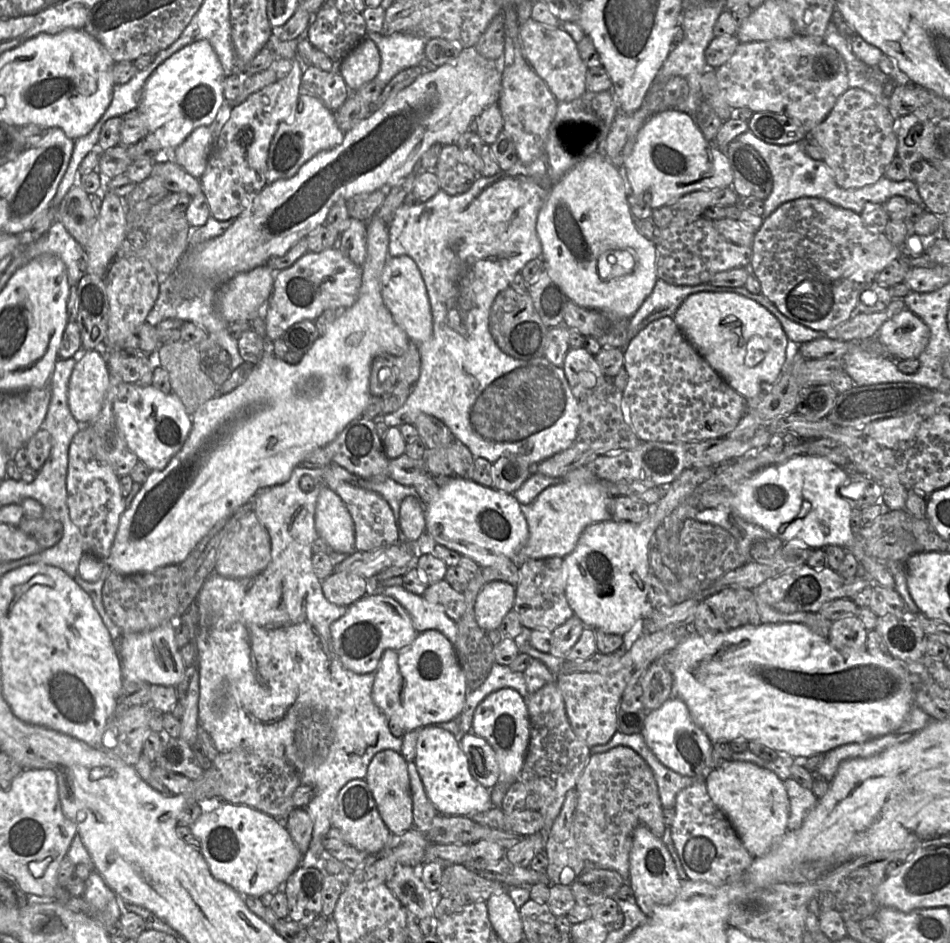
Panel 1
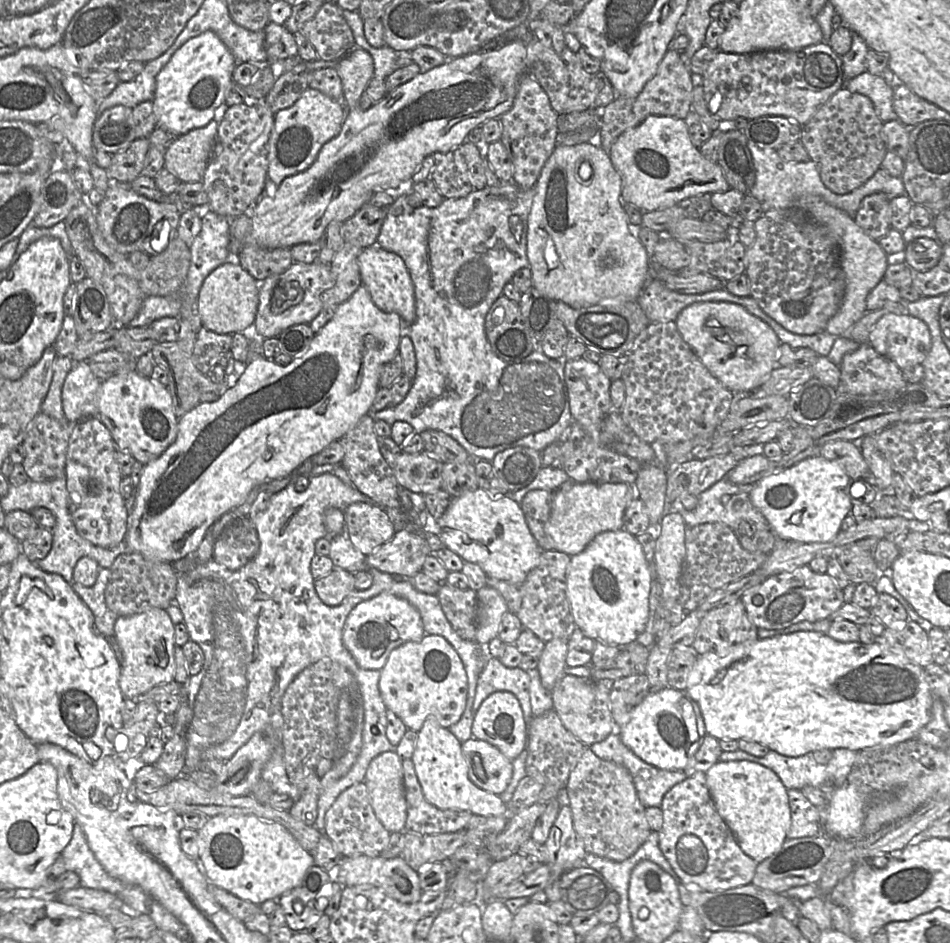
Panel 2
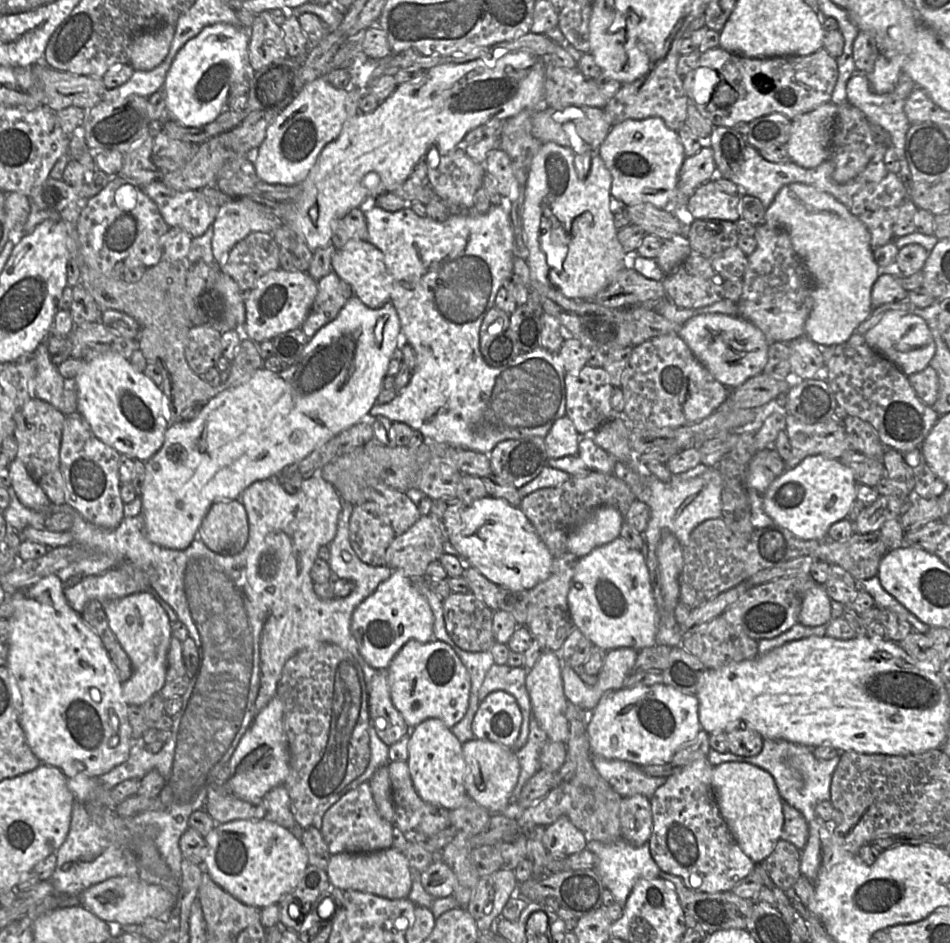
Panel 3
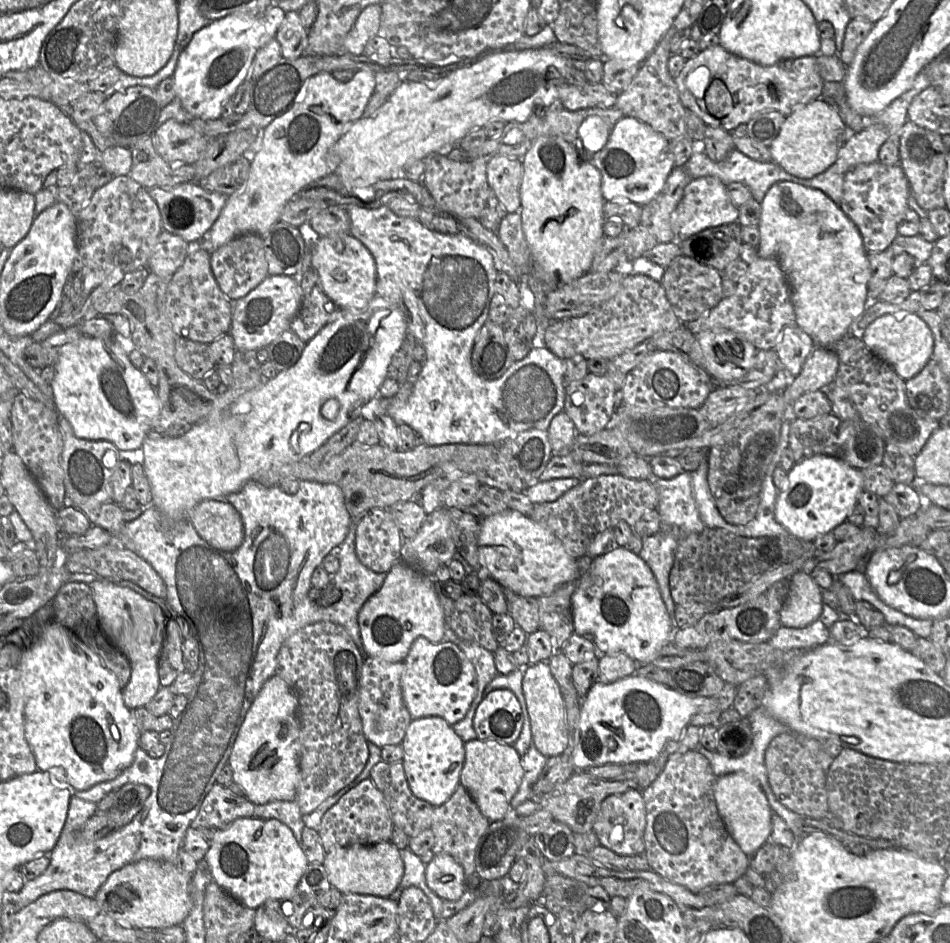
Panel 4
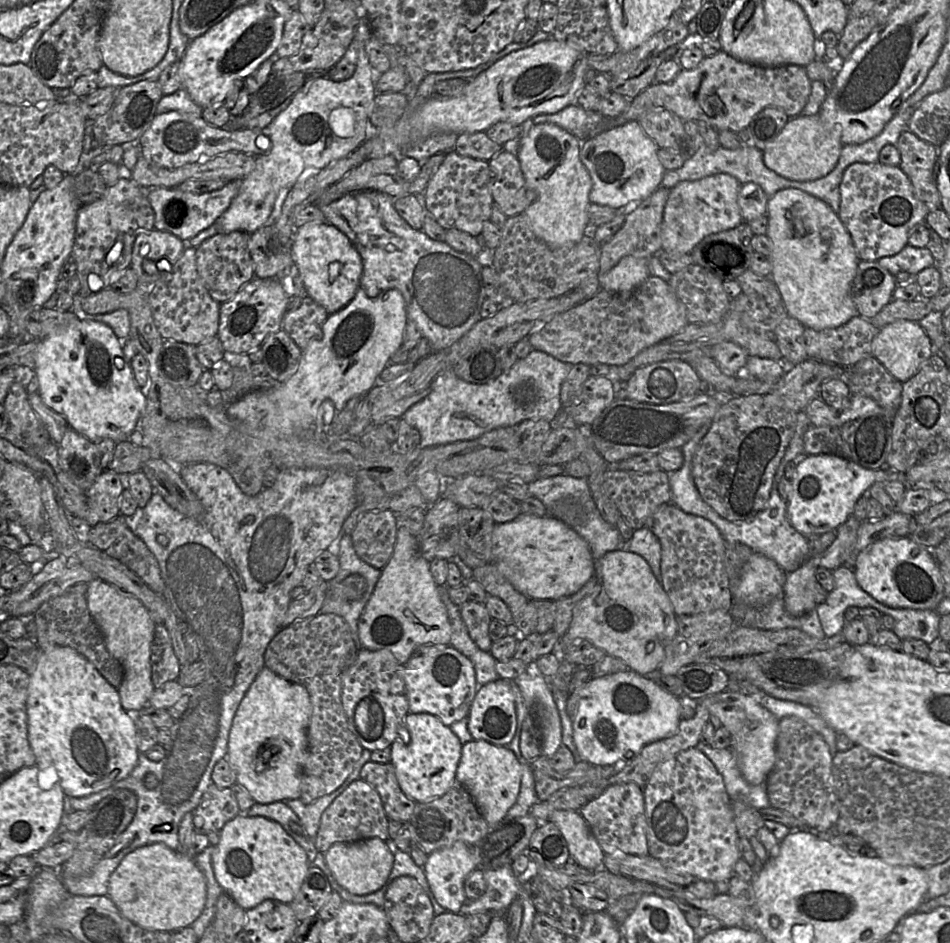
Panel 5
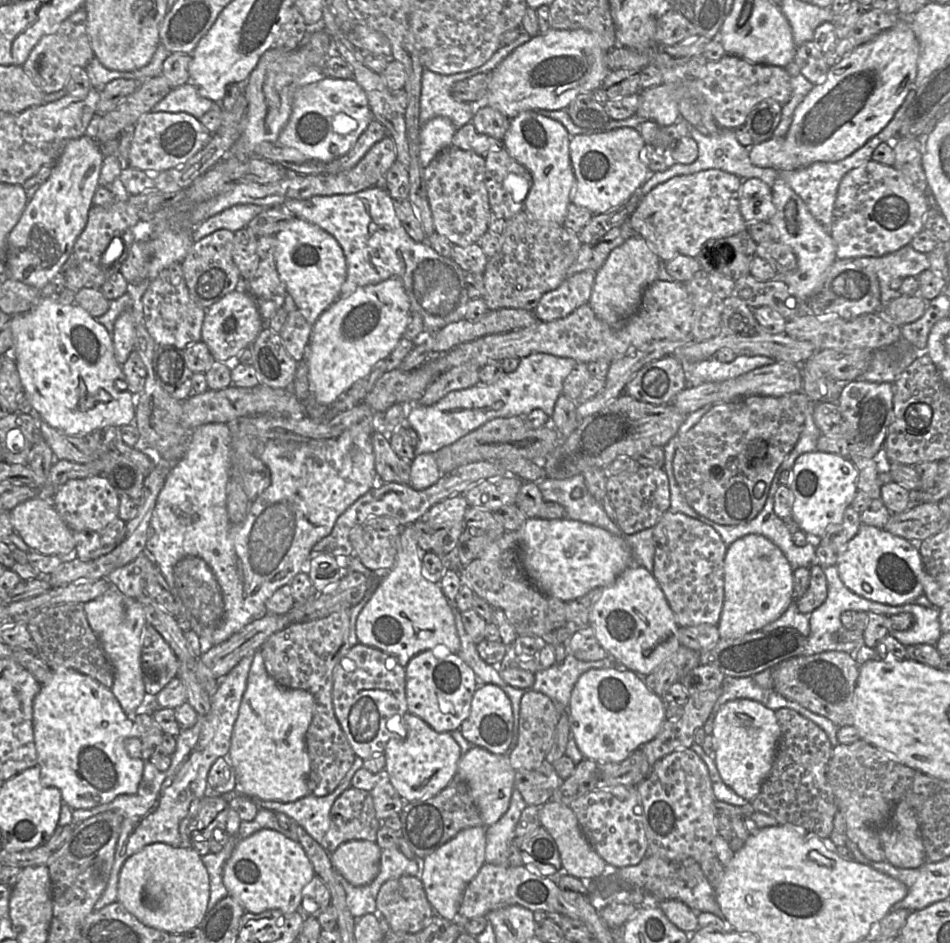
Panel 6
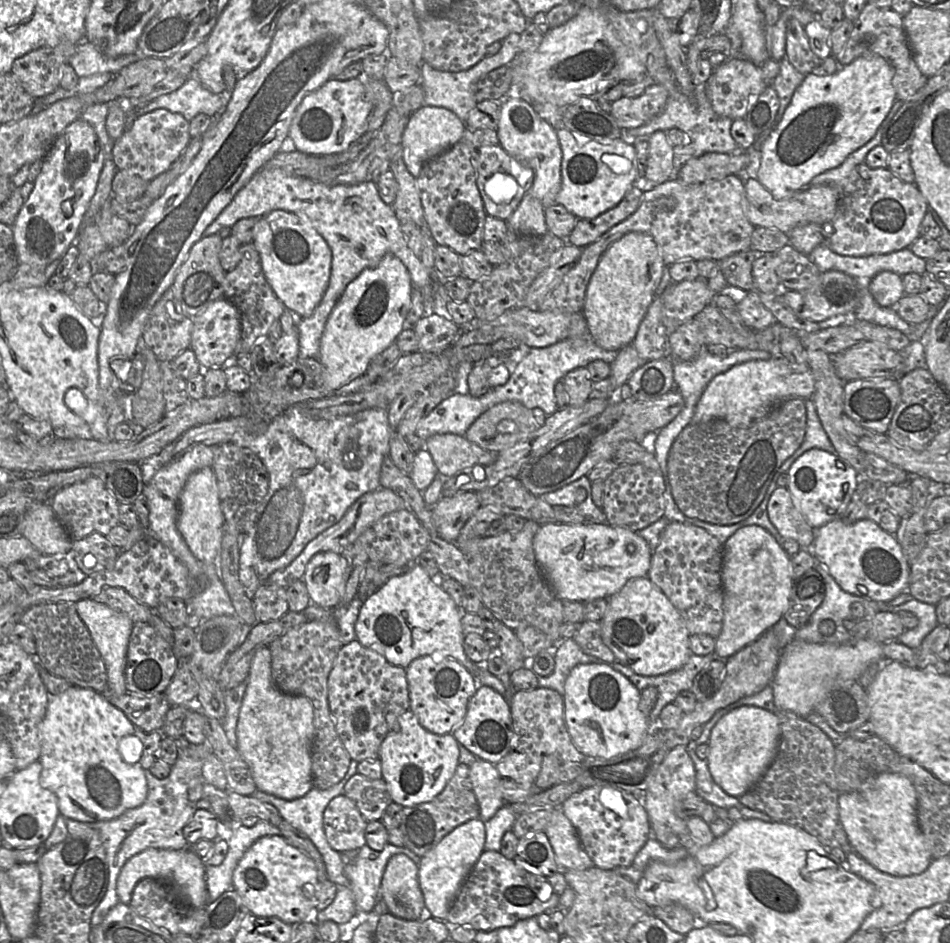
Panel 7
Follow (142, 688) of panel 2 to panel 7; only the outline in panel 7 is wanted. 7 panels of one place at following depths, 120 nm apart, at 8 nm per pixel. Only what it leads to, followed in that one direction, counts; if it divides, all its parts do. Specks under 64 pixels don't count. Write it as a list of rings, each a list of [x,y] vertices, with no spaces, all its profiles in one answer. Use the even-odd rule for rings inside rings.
[[[83,599],[76,603],[77,613],[87,627],[107,670],[108,688],[112,694],[127,694],[125,684],[125,666],[129,639],[134,627],[130,617],[122,612],[115,611],[105,604],[93,599]]]

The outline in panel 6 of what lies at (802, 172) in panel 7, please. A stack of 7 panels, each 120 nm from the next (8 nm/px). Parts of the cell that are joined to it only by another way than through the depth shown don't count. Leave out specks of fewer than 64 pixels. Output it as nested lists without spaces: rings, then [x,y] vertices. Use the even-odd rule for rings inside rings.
[[[908,18],[902,19],[893,28],[855,48],[847,56],[830,67],[825,80],[813,86],[796,108],[791,125],[785,135],[785,151],[794,154],[799,168],[815,162],[837,162],[849,156],[870,138],[878,134],[894,117],[917,75],[919,44]],[[777,180],[772,186],[772,193],[775,214],[769,222],[778,230],[779,241],[792,247],[798,257],[795,270],[777,273],[773,280],[786,283],[797,303],[806,302],[821,290],[828,269],[837,260],[836,246],[830,233],[812,216],[800,196],[787,183]]]

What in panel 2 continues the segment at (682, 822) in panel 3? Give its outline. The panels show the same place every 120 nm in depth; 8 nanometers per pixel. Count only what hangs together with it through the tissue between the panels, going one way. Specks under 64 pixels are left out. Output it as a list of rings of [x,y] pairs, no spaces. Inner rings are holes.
[[[696,772],[672,787],[665,794],[660,809],[663,825],[658,832],[659,848],[688,890],[727,890],[751,883],[758,863],[741,850],[715,809],[706,773]]]

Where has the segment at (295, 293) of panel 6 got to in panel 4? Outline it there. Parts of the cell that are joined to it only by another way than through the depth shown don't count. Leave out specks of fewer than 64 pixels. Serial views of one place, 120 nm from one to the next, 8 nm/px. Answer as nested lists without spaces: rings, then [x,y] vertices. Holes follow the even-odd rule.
[[[350,233],[320,237],[311,249],[311,262],[318,274],[318,285],[340,310],[365,309],[376,296],[377,271],[374,257]]]

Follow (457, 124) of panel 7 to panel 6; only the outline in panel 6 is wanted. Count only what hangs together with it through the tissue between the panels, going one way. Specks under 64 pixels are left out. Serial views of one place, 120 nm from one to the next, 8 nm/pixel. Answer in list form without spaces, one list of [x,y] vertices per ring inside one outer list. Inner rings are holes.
[[[443,116],[429,120],[420,129],[419,159],[426,167],[442,150],[453,146],[452,140],[457,129],[450,119]]]

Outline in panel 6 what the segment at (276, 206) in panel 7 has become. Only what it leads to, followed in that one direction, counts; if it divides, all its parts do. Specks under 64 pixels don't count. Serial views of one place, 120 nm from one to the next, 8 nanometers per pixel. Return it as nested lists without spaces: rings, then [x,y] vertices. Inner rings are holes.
[[[371,187],[351,194],[315,195],[308,199],[287,200],[280,206],[296,217],[319,226],[340,244],[347,262],[347,276],[339,298],[349,296],[358,287],[398,278],[410,299],[411,310],[422,316],[426,330],[440,330],[464,319],[470,301],[465,281],[468,272],[452,258],[439,255],[427,241],[416,242],[408,235],[396,214],[396,202],[385,188]],[[239,204],[227,208],[195,226],[191,232],[192,240],[197,242],[220,229],[236,232],[246,227],[265,208],[268,207],[255,204]]]

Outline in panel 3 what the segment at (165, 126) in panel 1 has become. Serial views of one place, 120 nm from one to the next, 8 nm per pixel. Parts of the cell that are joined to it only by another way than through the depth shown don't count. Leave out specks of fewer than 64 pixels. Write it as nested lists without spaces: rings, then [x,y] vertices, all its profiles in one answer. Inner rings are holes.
[[[229,23],[204,27],[176,54],[165,78],[163,90],[170,119],[187,127],[201,127],[214,121],[228,101],[233,84],[248,76],[249,28]]]

